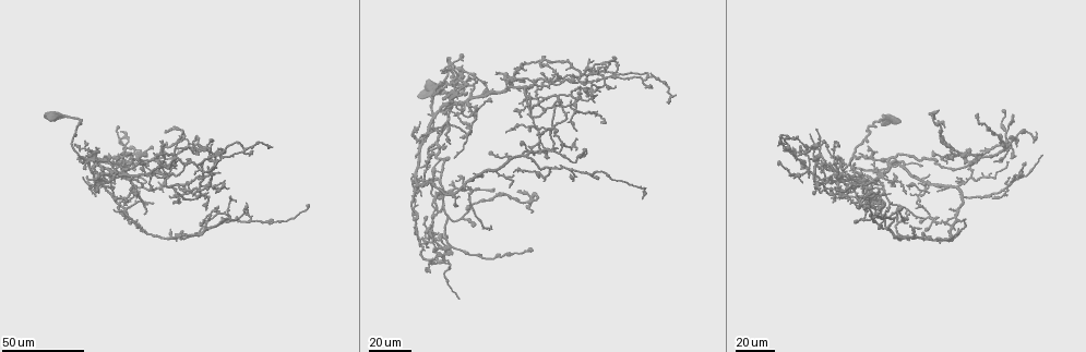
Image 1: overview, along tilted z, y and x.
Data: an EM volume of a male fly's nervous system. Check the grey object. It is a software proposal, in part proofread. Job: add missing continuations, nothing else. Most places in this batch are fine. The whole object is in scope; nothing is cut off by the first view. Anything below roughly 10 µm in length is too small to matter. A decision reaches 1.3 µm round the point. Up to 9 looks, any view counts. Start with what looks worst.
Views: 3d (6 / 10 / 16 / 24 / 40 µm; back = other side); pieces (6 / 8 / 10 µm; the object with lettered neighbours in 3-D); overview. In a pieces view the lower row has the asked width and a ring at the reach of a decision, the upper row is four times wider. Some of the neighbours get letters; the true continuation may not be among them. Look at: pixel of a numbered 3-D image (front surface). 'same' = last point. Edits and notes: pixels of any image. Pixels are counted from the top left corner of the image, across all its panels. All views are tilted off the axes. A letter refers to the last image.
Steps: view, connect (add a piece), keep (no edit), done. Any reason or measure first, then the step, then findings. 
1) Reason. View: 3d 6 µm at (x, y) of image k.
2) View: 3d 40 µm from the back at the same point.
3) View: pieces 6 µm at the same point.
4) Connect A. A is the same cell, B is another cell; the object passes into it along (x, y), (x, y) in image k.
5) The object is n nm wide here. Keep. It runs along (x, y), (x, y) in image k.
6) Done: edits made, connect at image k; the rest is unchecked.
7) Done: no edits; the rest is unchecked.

Free end. View: 3d 40 µm at (590, 85) of image 1.

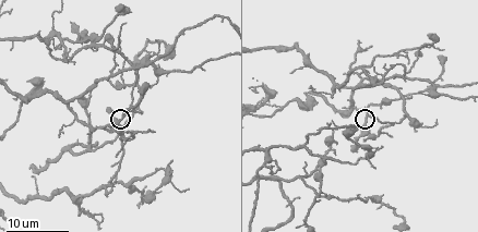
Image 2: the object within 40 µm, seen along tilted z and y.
View: pieces 10 µm at (368, 115) of image 2.

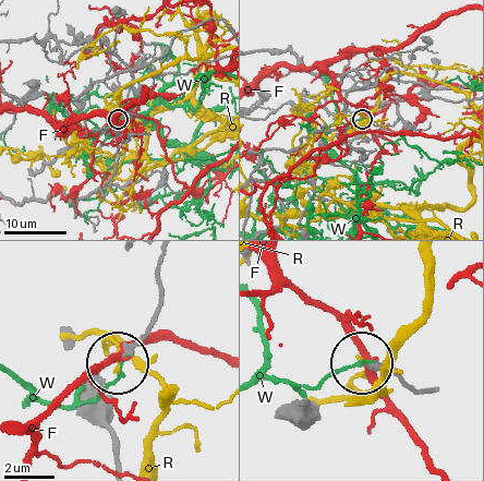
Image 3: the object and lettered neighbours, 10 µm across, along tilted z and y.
Keep. F, R and W are other cells; none of them fits.

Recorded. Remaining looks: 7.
Free end. View: 3d 24 µm at (543, 67) of image 1.

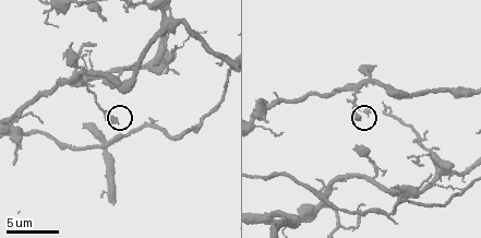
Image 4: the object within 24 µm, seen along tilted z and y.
View: pieces 10 µm at (361, 116) of image 4.

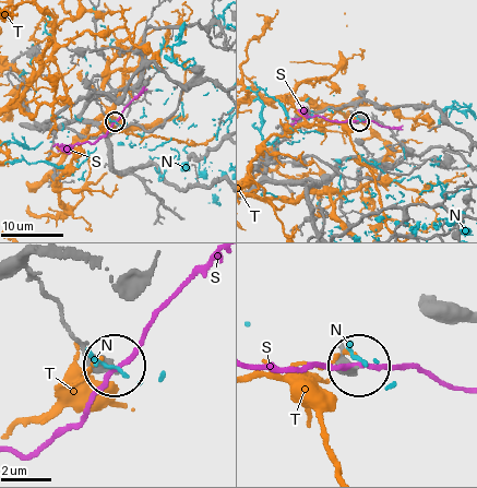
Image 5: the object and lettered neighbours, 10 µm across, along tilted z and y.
The object is 310 nm wide here. Keep. N, S and T are other cells; it runs along (11, 272), (27, 274), (57, 306), (75, 344), (110, 362) in image 5; none of them fits.

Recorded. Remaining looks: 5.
Thin end. View: 3d 24 µm at (111, 181) of image 1.

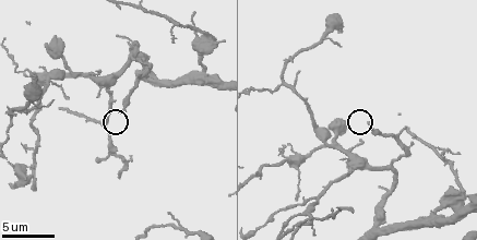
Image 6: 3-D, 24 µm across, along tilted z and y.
View: pieces 6 µm at (119, 114) of image 6.

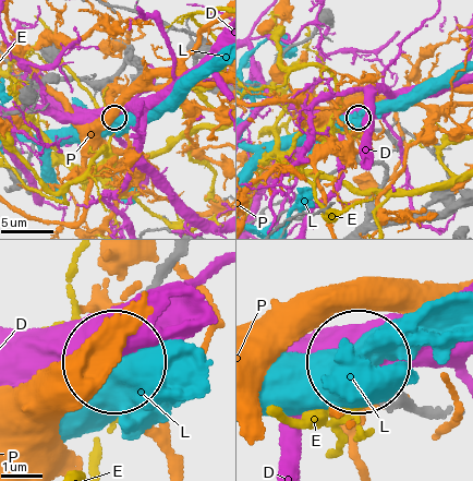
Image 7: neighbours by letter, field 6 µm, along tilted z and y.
The object is 190 nm wide here. Keep. D, E, L and P are other cells; no lettered piece goes on from it.

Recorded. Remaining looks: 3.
Tapers out. View: 3d 24 µm at (877, 179) of image 1.

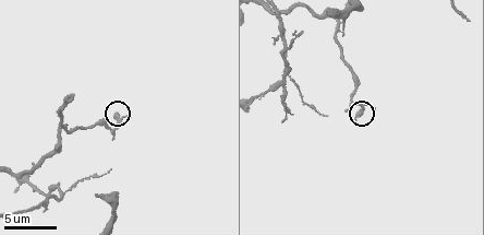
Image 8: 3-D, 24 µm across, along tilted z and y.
View: pieces 8 µm at (353, 121) of image 8.

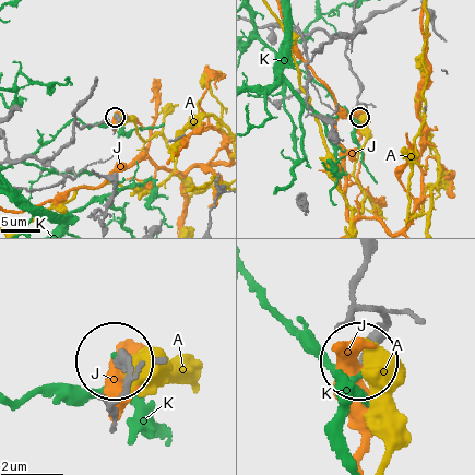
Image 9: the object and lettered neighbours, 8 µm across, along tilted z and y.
Keep. A, J and K are other cells; none of them fits.

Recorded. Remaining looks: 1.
Done: no edits; the rest is unchecked.

